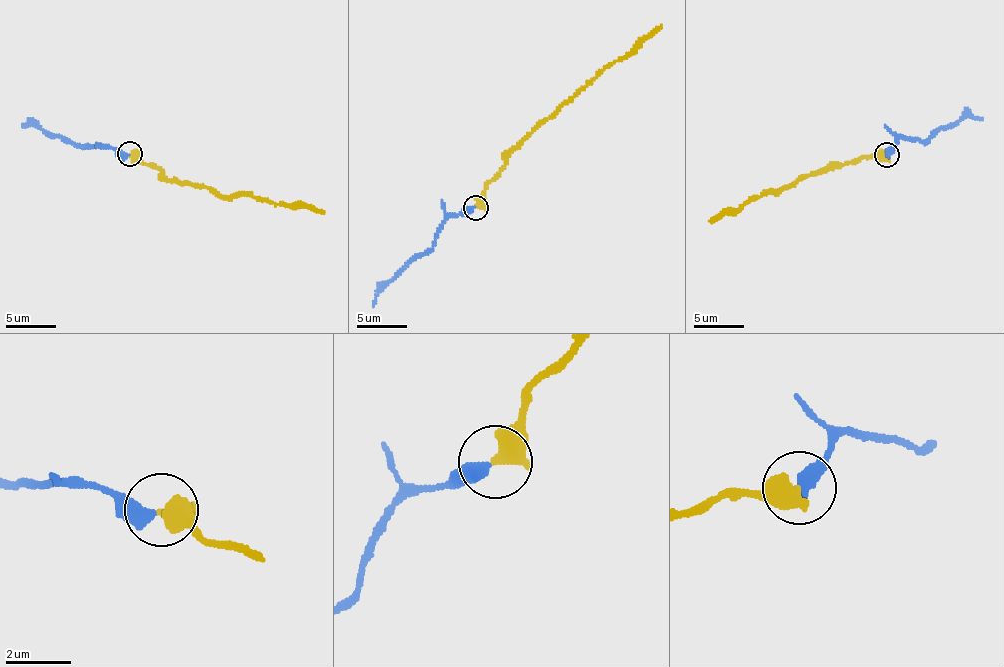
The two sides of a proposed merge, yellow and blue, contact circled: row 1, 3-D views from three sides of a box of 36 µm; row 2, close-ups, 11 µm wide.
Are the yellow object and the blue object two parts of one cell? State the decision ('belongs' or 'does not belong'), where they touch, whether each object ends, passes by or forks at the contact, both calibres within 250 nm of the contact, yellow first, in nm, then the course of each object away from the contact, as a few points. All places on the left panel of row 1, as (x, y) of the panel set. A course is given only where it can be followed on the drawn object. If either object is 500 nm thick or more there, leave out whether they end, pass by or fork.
does not belong; place (129, 154); calibres 550 and 440 nm; course yellow (129, 155), (155, 167), (169, 179), (231, 197), (246, 193), (324, 212); course blue (129, 155), (101, 146), (82, 146), (33, 124), (22, 126)

